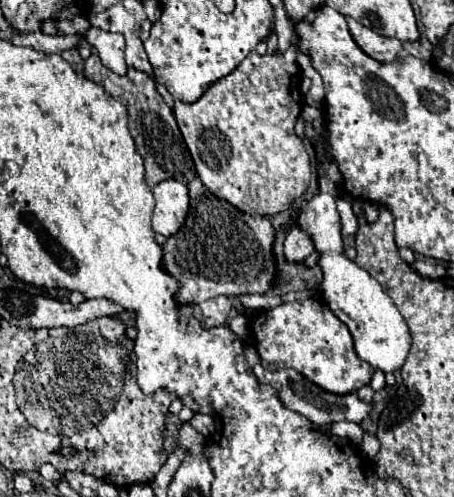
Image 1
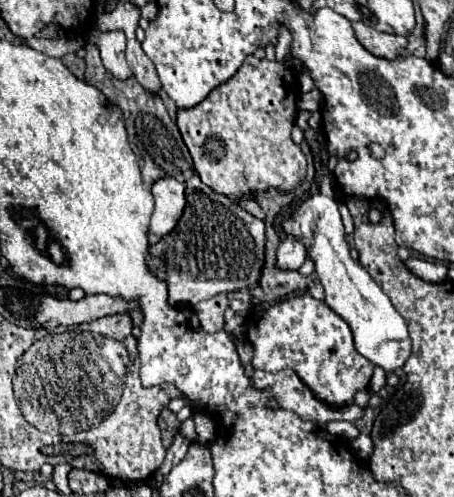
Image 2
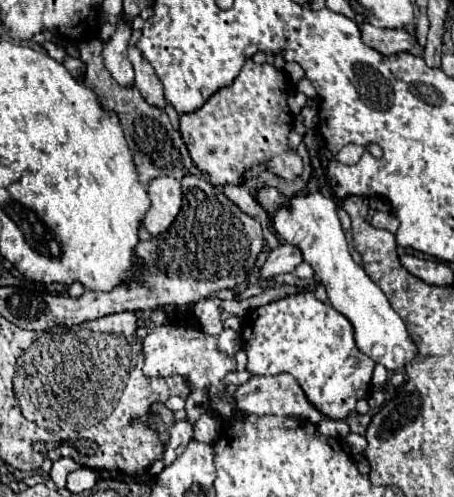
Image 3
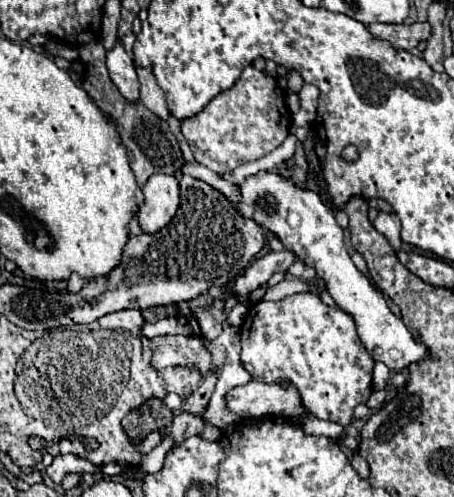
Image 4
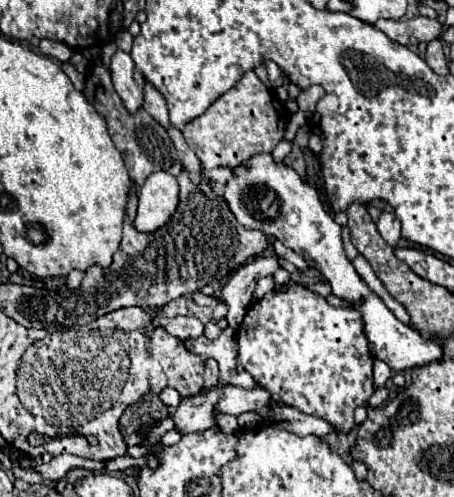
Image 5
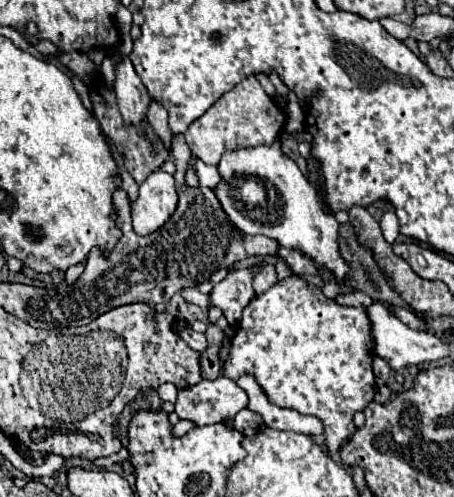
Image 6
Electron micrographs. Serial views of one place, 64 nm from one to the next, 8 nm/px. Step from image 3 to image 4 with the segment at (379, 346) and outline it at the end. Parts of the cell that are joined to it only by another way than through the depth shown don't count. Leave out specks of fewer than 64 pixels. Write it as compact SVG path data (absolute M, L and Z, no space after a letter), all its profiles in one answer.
M270 172L246 178L240 188L242 202L238 204L238 212L244 218L252 218L262 228L268 228L280 238L284 248L292 250L302 262L316 270L336 306L354 318L358 338L374 360L384 362L394 372L400 372L428 354L424 344L414 340L404 322L388 308L384 294L350 260L344 244L344 230L336 222L330 204L322 202L316 192L300 190L290 180Z

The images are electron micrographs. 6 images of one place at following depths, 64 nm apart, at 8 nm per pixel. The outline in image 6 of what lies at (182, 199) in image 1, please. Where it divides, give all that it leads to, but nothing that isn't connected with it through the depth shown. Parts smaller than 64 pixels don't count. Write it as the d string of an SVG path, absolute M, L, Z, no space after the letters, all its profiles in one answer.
M162 170L152 172L142 184L138 200L132 204L132 226L136 234L156 232L176 210L178 192L174 176Z

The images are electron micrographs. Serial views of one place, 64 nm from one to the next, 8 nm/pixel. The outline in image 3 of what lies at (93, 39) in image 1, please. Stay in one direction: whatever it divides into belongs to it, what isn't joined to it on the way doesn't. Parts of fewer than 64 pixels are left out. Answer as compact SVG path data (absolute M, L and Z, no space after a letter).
M120 22L116 26L116 32L104 42L104 50L102 50L104 66L108 68L112 78L122 86L134 84L134 70L132 70L132 64L128 62L128 56L126 56L130 32L132 30L124 22Z

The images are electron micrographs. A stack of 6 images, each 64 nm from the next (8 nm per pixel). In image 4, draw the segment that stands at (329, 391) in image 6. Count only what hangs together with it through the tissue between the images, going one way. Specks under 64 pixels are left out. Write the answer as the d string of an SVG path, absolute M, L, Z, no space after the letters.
M314 292L292 294L278 302L258 302L250 306L244 324L240 326L240 340L242 340L242 366L250 372L250 376L264 382L284 382L284 380L292 382L302 396L302 404L316 418L348 426L354 408L360 402L366 402L372 394L370 384L374 360L360 344L352 316L336 306L322 304L322 300Z

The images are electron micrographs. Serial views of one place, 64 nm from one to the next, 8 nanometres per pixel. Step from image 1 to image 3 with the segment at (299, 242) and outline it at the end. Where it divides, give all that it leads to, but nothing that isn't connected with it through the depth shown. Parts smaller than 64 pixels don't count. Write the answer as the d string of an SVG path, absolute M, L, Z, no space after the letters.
M280 244L278 248L274 248L264 264L264 268L260 270L262 278L270 278L276 274L286 274L286 272L294 272L294 268L302 262L304 258L300 256L300 248L292 246L292 244Z

